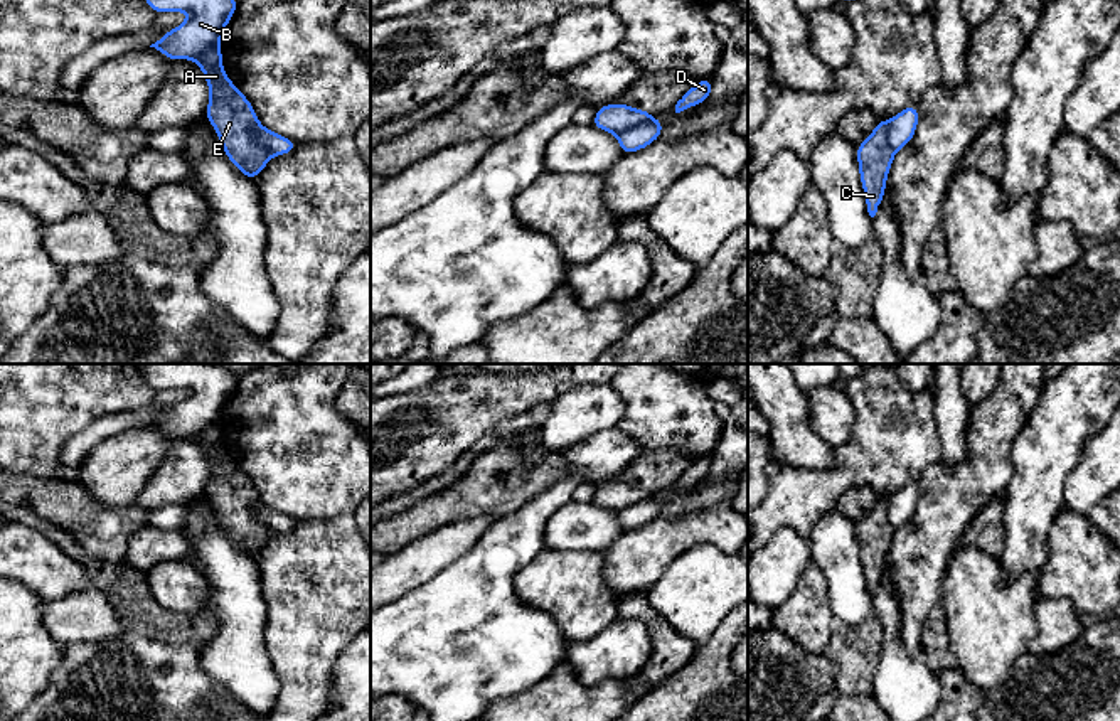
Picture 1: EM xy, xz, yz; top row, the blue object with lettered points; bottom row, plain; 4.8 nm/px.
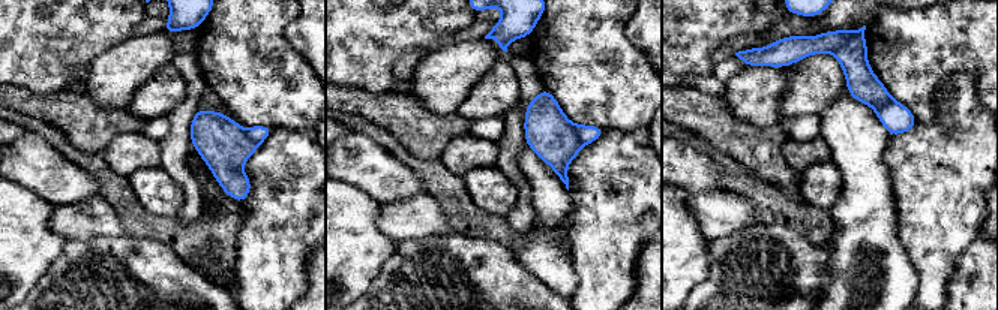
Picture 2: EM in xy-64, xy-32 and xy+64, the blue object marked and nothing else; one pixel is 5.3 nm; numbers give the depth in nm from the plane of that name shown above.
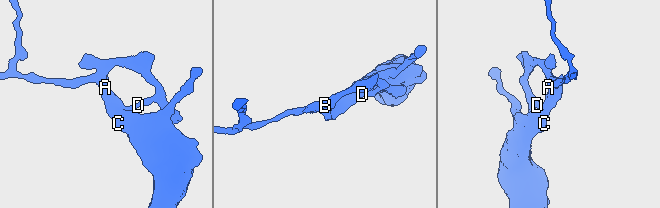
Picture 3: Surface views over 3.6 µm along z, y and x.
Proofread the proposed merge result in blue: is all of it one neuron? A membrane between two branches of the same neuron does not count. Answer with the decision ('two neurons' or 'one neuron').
two neurons

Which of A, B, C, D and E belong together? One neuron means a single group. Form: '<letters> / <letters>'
A C E / B D

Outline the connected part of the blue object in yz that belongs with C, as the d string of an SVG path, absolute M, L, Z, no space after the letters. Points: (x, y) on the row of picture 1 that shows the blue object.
M877 121L871 136L857 145L856 153L867 212L874 217L896 153L888 142L888 121Z

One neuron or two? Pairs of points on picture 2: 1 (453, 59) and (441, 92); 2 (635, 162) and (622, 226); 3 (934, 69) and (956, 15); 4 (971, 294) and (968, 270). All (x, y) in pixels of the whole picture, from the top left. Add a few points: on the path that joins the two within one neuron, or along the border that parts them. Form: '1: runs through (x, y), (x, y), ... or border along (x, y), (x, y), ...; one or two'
1: runs through (453, 66), (441, 84); one
2: runs through (622, 178), (622, 210); one
3: runs through (934, 56), (934, 50), (955, 29); one
4: runs through (974, 288), (974, 274); one

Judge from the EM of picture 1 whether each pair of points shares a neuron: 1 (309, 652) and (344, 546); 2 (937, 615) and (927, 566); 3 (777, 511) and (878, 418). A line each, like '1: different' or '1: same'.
1: same
2: different
3: same

